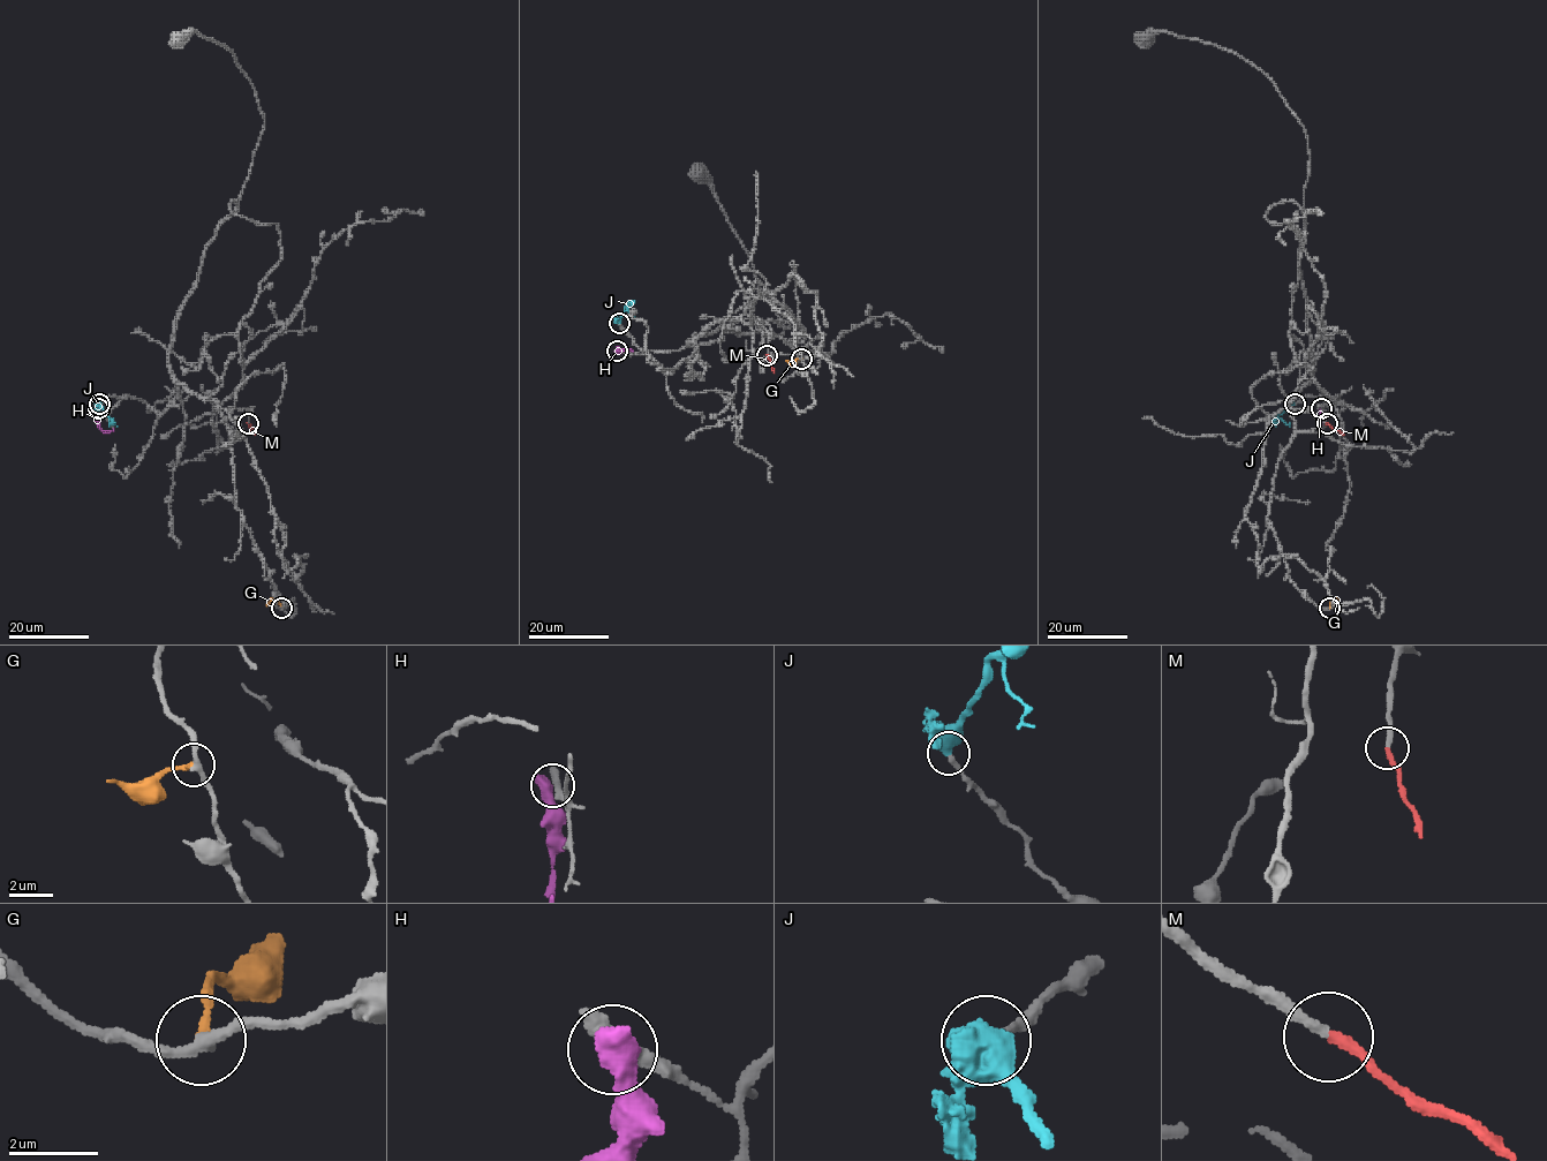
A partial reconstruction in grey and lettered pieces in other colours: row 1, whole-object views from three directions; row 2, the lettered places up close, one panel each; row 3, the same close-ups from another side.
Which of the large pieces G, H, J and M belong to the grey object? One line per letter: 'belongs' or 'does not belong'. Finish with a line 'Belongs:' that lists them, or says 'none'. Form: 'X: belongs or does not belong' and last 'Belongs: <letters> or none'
G: does not belong
H: does not belong
J: belongs
M: belongs
Belongs: J, M

